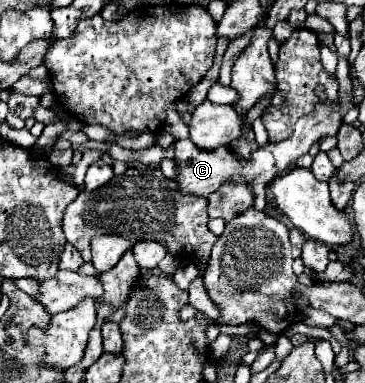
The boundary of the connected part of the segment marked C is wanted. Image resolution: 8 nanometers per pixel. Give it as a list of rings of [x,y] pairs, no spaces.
[[[320,104],[310,116],[302,116],[296,122],[296,130],[290,138],[282,142],[268,142],[266,146],[260,146],[256,152],[252,152],[250,158],[244,158],[236,152],[232,152],[230,146],[218,146],[216,150],[202,150],[192,140],[176,140],[176,166],[178,166],[178,184],[182,192],[194,192],[196,196],[208,196],[222,184],[246,184],[250,186],[254,194],[254,208],[266,210],[266,196],[264,188],[266,184],[276,176],[286,172],[300,156],[304,156],[314,142],[318,142],[322,136],[336,136],[338,128],[342,124],[342,116],[338,110],[338,104],[328,106]]]

